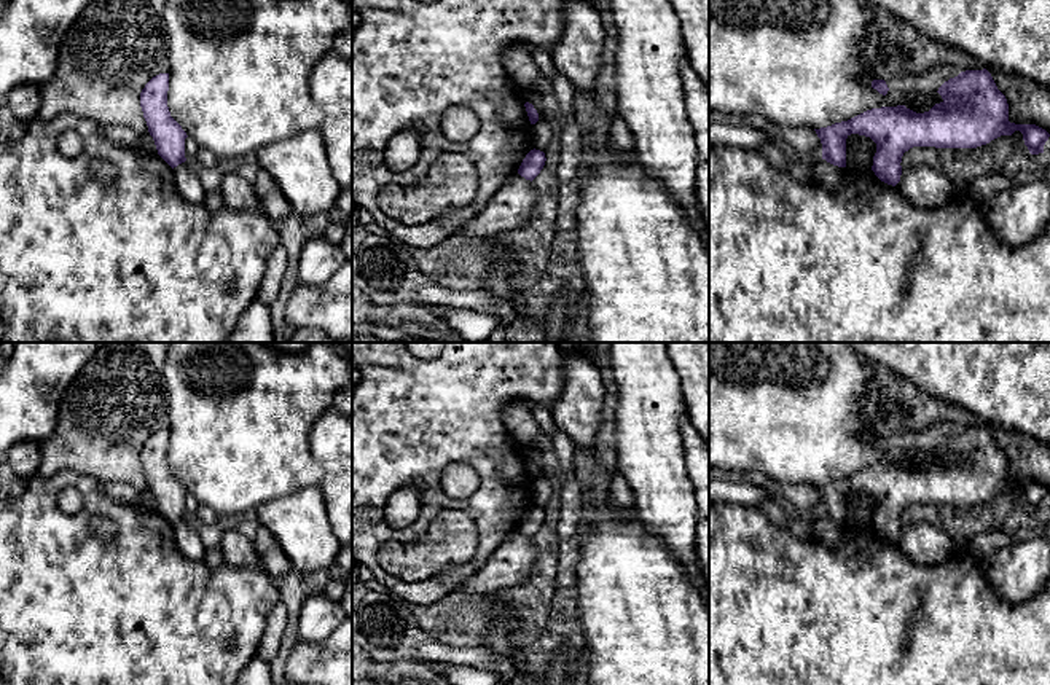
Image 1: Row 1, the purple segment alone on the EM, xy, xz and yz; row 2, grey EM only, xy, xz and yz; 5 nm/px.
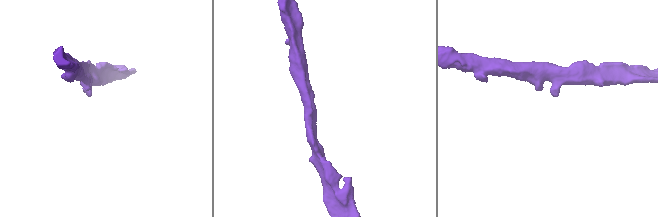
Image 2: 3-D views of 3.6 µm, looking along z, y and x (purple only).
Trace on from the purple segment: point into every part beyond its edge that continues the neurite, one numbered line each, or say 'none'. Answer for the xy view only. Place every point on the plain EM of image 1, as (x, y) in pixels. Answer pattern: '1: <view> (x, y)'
none

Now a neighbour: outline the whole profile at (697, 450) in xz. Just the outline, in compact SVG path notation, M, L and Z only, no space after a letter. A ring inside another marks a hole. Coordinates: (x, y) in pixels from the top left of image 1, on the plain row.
M687 414L680 417L680 433L685 449L685 464L688 476L695 487L698 503L698 523L696 523L696 561L701 573L701 580L707 589L707 607L709 607L709 441L704 440L692 425Z

